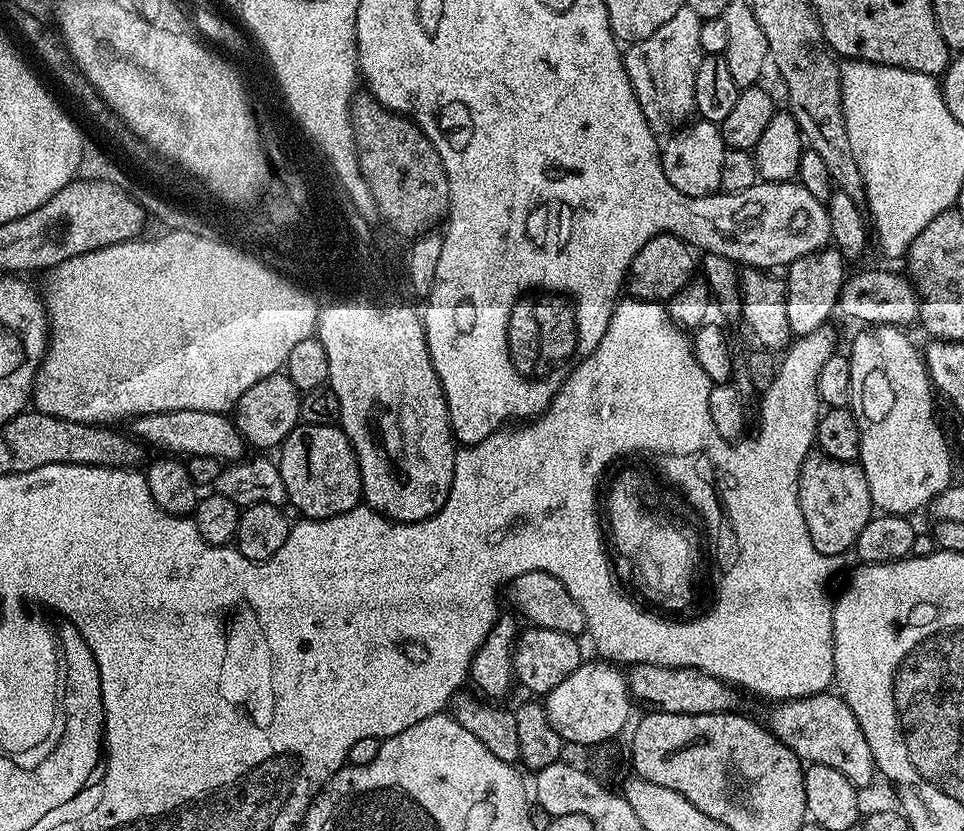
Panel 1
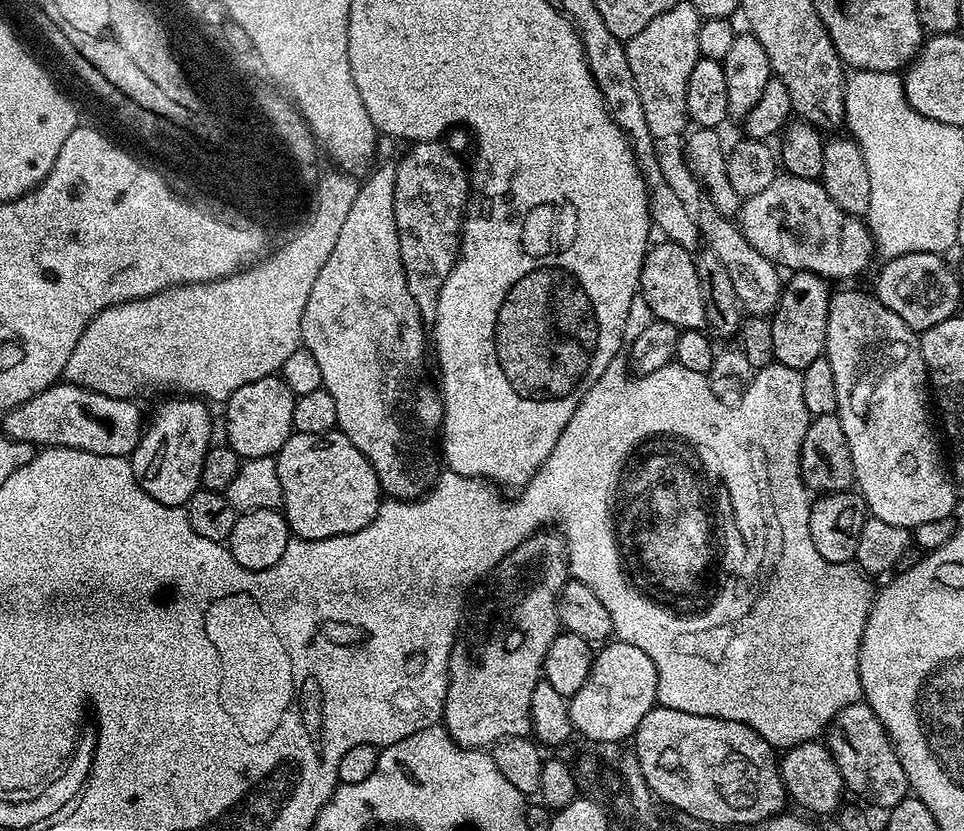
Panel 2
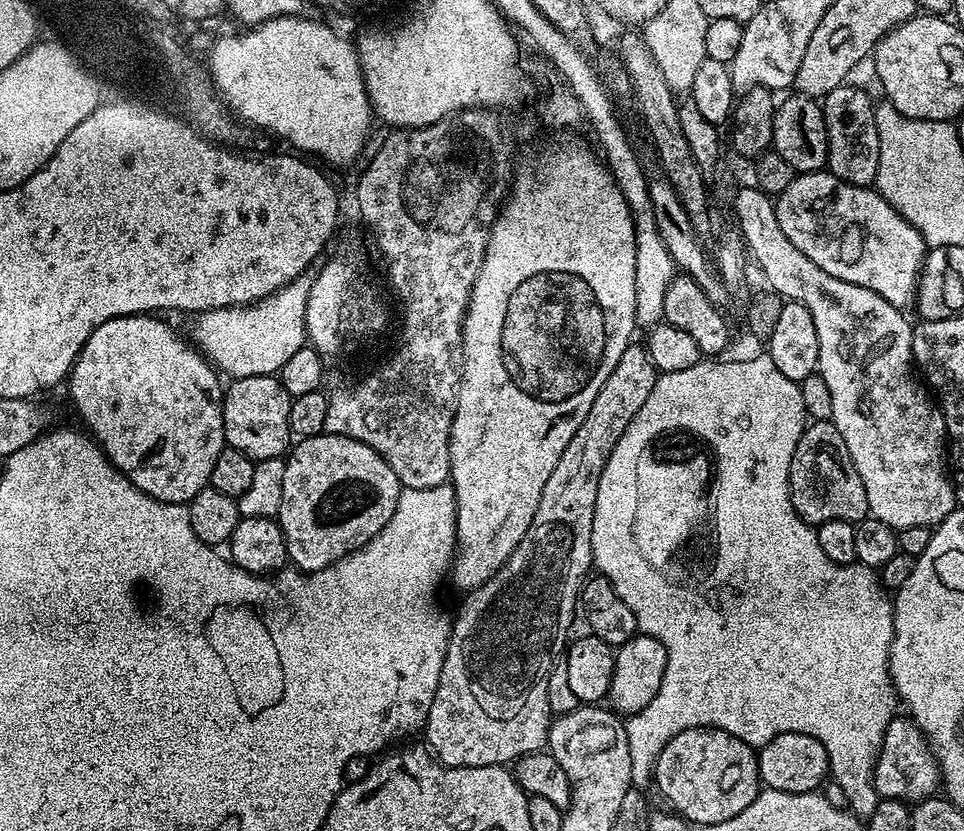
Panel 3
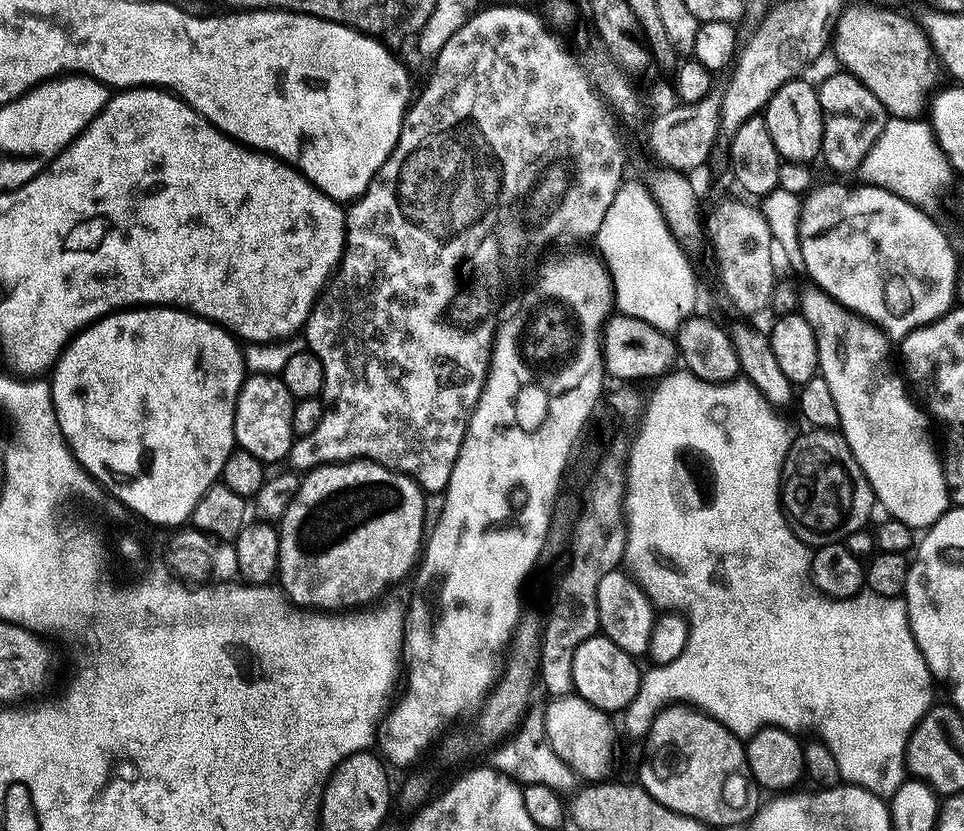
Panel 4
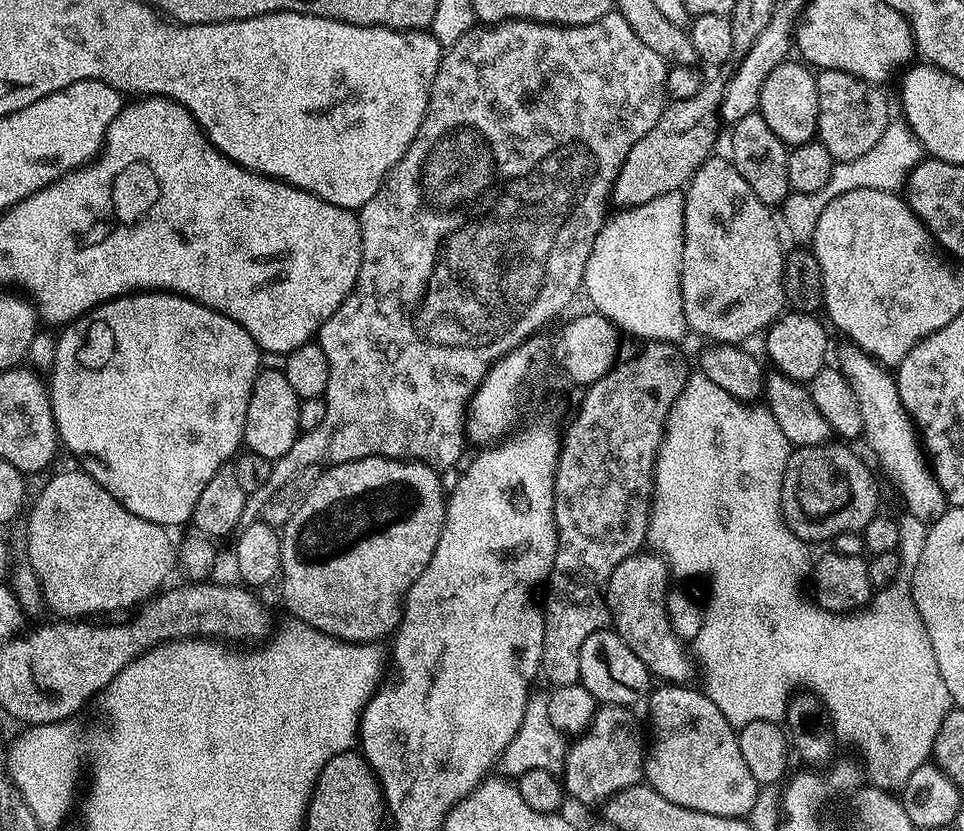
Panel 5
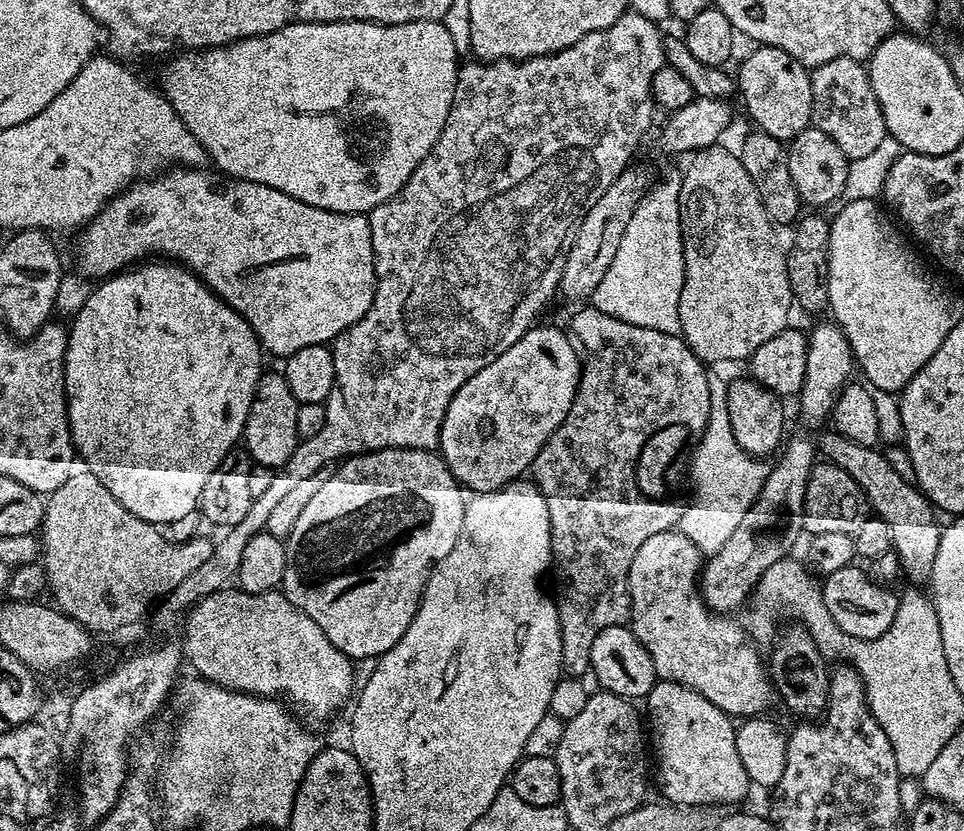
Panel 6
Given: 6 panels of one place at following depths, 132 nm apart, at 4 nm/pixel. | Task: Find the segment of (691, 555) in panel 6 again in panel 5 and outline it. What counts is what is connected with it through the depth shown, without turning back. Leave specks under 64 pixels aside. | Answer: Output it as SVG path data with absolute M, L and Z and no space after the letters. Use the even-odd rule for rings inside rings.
M651 551L635 552L630 558L618 562L614 574L610 574L606 599L611 627L642 658L657 681L687 685L694 672L694 660L686 649L685 641L679 640L670 626L666 614L666 598L670 591L670 569L663 556Z

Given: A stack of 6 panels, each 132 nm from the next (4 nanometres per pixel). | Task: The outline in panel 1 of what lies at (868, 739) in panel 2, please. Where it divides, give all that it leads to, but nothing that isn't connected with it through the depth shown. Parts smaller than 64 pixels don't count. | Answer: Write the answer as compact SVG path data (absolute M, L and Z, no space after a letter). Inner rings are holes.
M835 691L819 692L813 696L803 696L801 700L782 700L775 705L772 712L772 724L770 730L786 747L797 756L801 762L808 764L821 764L822 766L834 766L838 774L846 774L846 778L858 790L871 782L872 776L877 775L876 763L870 754L870 742L866 742L866 734L862 734L862 726L858 726L858 718L854 718L854 712L850 706L846 706L844 699Z

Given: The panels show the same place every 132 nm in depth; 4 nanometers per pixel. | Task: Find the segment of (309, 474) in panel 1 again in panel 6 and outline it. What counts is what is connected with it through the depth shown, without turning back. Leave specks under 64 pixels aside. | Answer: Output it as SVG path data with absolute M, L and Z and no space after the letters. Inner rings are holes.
M381 448L379 452L366 452L345 459L333 471L330 480L323 483L322 490L318 490L318 494L310 498L306 510L302 510L298 522L294 522L294 530L286 537L288 553L282 585L285 598L298 610L302 610L302 614L314 618L314 622L318 622L318 630L322 630L322 634L326 634L326 638L330 638L330 642L334 642L334 646L342 650L342 654L346 654L356 662L379 658L382 654L386 654L386 650L396 645L402 634L406 634L410 622L416 616L420 599L424 597L424 588L428 584L428 579L434 569L444 561L446 554L454 550L462 530L465 503L465 489L454 479L448 465L435 451L422 448Z

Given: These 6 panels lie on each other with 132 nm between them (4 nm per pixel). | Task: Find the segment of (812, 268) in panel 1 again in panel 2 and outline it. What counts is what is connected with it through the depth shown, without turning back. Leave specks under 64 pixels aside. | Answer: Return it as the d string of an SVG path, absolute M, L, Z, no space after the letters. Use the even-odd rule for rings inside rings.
M793 271L789 276L792 277L783 281L780 301L770 316L774 330L775 363L781 368L803 370L810 366L810 362L821 359L826 352L830 284L824 277L813 272Z

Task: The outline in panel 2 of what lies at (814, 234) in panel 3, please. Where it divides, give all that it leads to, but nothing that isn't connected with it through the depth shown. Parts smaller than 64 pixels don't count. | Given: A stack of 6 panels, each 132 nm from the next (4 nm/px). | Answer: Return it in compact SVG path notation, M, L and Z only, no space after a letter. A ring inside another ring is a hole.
M777 175L766 190L741 203L738 225L746 242L781 269L813 272L829 282L858 275L874 257L874 241L867 223L838 207L819 180Z

